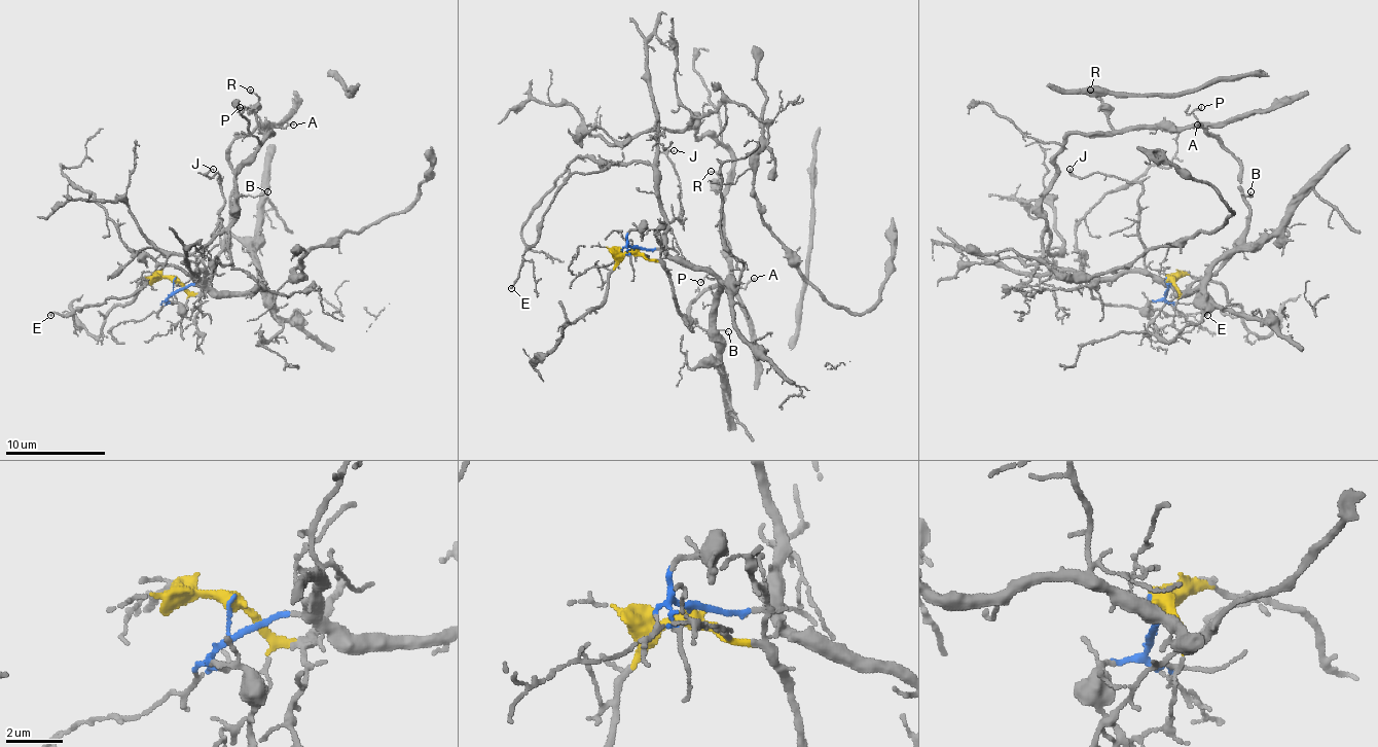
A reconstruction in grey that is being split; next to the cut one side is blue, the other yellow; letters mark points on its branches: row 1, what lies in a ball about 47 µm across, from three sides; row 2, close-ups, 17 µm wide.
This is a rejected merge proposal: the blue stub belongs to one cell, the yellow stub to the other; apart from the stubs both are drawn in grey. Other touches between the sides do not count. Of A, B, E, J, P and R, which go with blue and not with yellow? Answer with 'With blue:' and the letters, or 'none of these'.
With blue: E, J

